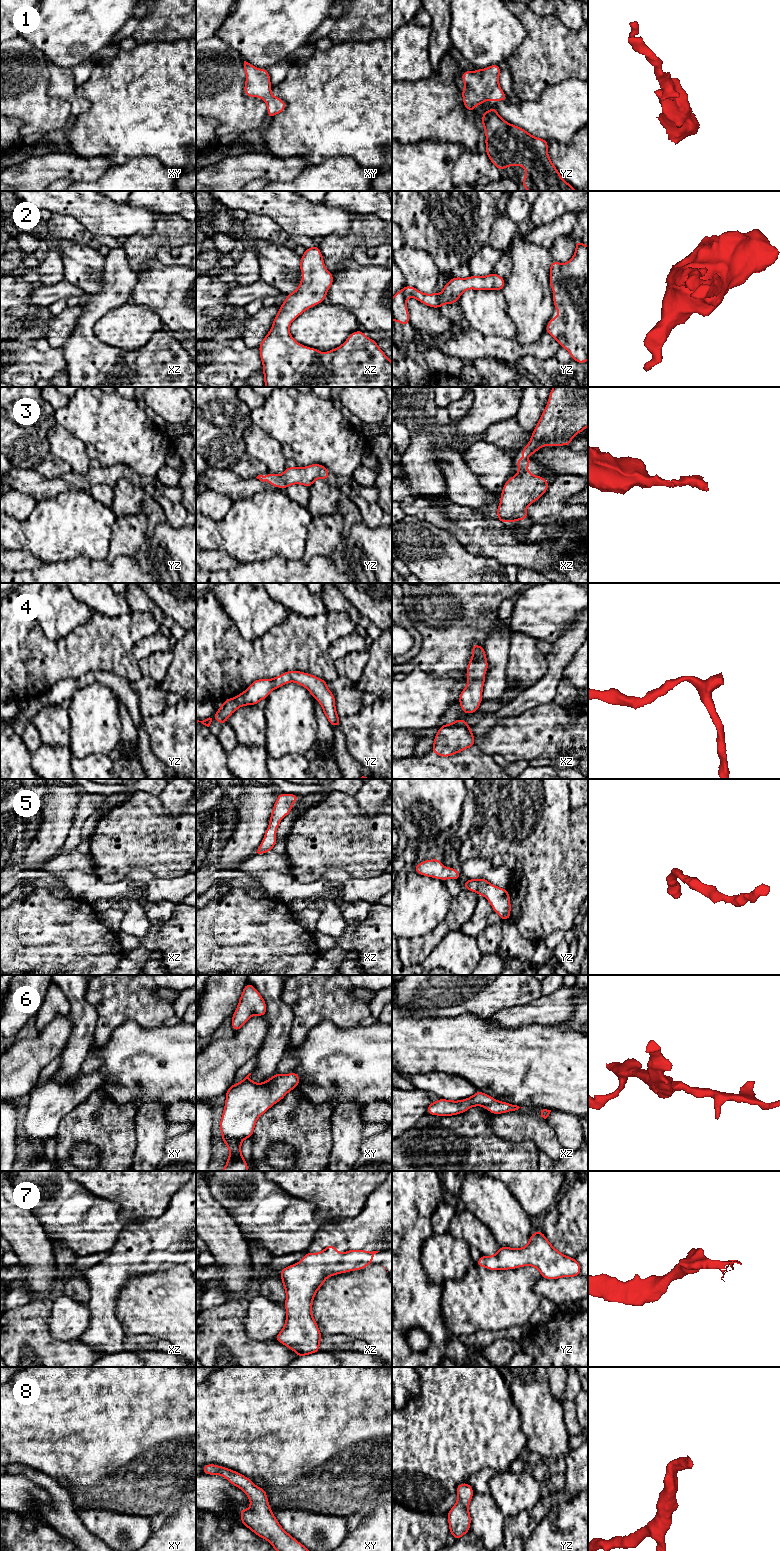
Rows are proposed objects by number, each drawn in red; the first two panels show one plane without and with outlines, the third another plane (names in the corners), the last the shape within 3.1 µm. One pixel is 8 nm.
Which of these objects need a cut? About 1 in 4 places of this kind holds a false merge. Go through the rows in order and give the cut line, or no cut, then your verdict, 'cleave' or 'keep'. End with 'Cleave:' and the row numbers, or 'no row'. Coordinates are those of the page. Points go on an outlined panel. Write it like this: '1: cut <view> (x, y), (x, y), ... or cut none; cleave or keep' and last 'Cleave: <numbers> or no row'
1: cut none; keep
2: cut none; keep
3: cut none; keep
4: cut none; keep
5: cut none; keep
6: cut none; keep
7: cut none; keep
8: cut none; keep
Cleave: no row

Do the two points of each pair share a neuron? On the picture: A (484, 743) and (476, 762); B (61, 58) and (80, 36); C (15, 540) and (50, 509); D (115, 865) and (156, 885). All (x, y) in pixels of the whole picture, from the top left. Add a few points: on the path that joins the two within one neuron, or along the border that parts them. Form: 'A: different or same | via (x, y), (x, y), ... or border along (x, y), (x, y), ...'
A: different | border along (473, 734), (475, 744), (483, 752), (491, 756)
B: same | via (66, 52), (75, 42)
C: different | border along (20, 523), (26, 547)
D: different | border along (155, 875), (161, 878), (179, 876)

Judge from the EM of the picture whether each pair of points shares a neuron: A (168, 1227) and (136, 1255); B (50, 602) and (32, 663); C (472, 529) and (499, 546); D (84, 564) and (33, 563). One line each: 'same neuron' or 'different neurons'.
A: same neuron
B: different neurons
C: same neuron
D: different neurons

